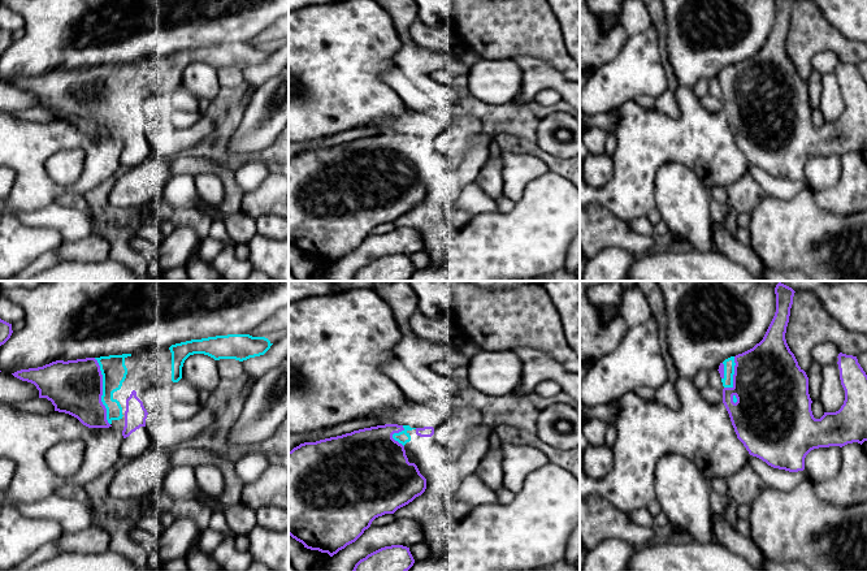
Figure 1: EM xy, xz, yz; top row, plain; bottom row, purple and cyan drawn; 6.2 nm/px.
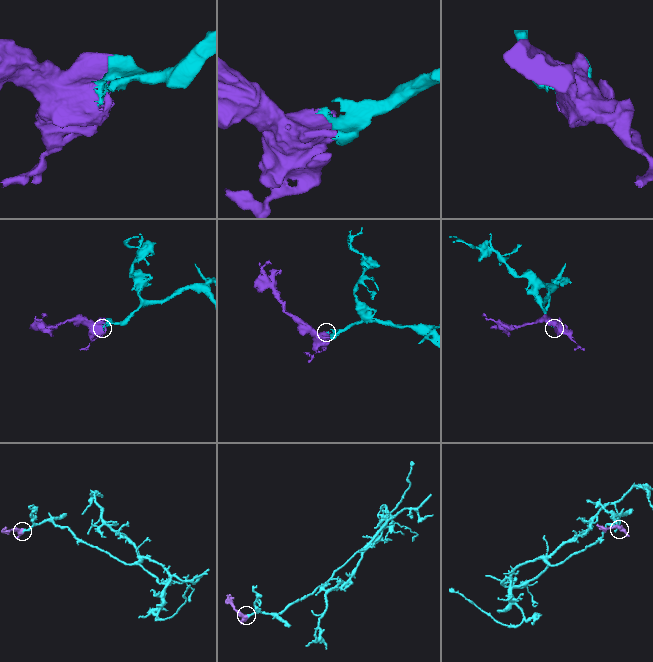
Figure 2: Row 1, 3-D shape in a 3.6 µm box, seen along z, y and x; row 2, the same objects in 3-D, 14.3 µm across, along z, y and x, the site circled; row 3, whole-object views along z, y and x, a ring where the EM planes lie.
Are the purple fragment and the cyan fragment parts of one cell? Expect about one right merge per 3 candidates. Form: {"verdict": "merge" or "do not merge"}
{"verdict": "merge"}

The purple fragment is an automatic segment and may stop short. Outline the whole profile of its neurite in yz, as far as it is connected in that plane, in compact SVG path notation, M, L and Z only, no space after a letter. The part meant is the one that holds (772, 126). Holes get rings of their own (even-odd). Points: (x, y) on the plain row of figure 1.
M775 0L776 21L763 46L753 57L725 68L719 74L723 91L723 112L737 147L750 164L768 174L789 181L805 178L806 164L819 156L845 155L867 150L867 83L857 65L838 62L841 94L845 109L836 121L815 127L811 120L809 86L798 74L786 48L786 35L796 0Z

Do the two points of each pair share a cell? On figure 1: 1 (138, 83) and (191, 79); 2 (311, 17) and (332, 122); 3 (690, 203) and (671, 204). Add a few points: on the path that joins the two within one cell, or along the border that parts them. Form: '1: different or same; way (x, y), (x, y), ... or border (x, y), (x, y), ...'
1: different; border (185, 89), (196, 99)
2: same; way (316, 43), (330, 96)
3: same; way (685, 203), (676, 203)

